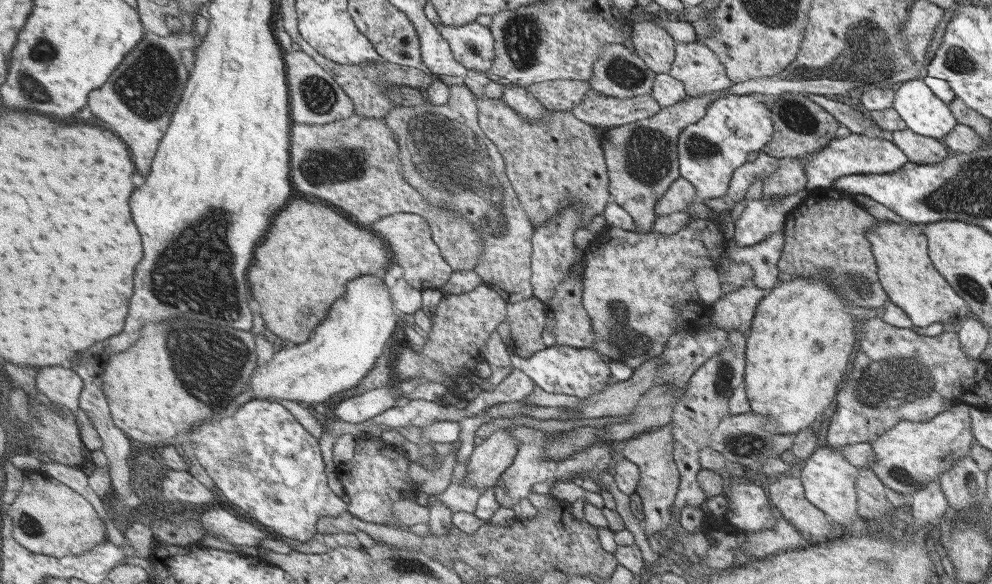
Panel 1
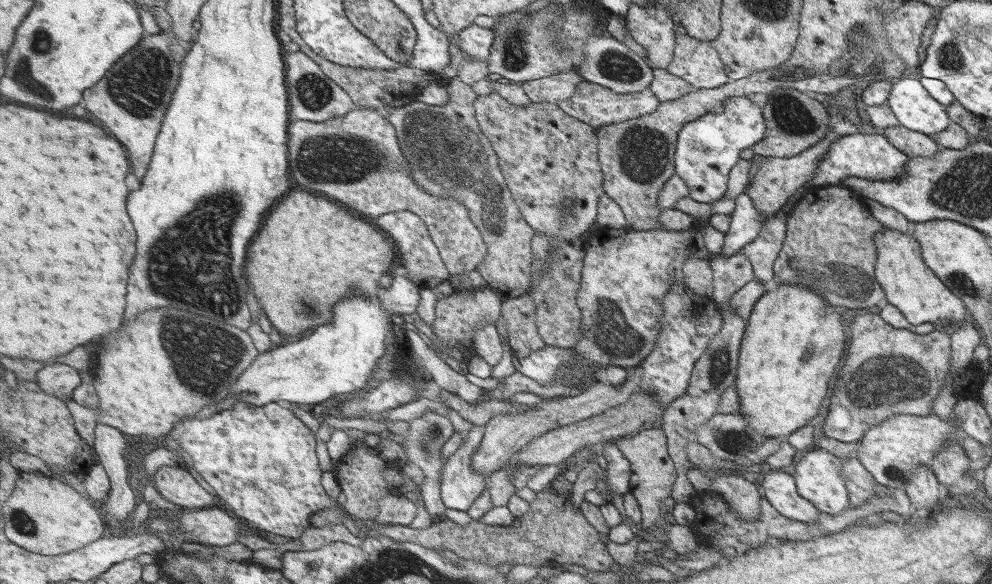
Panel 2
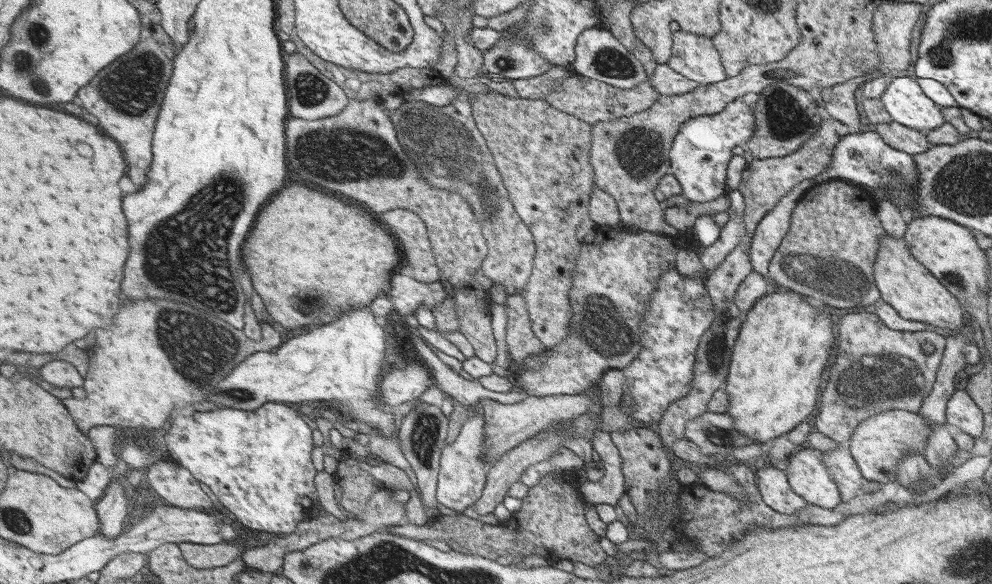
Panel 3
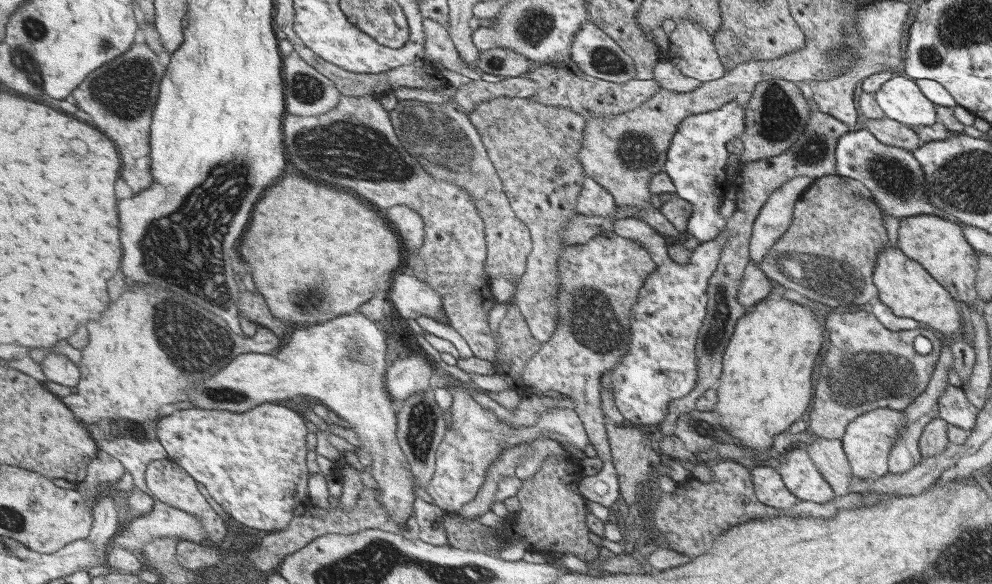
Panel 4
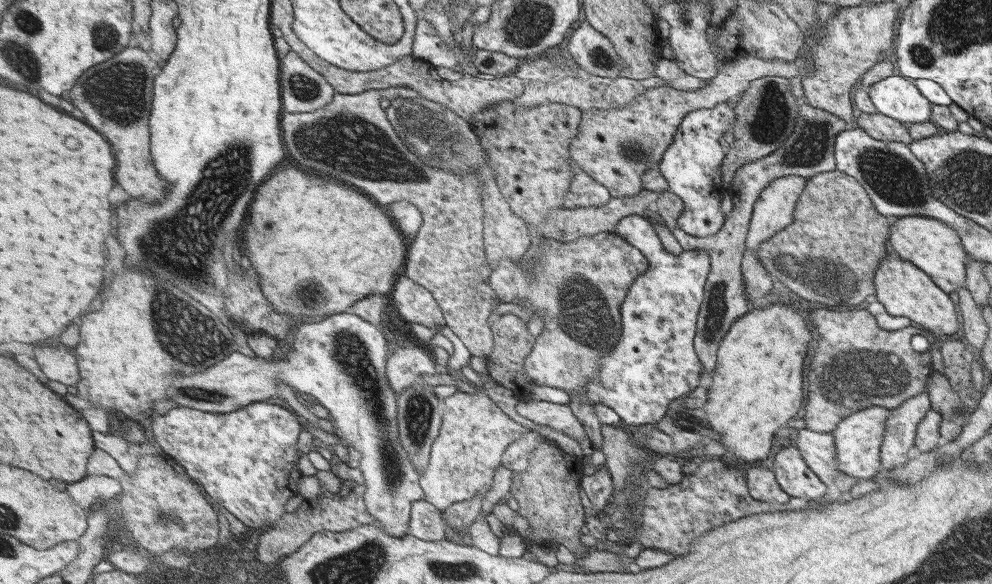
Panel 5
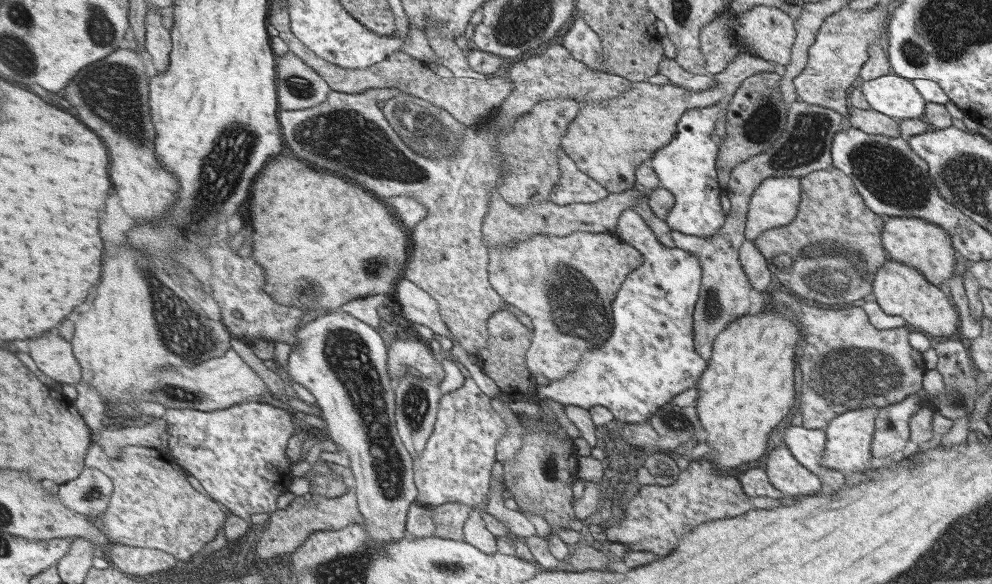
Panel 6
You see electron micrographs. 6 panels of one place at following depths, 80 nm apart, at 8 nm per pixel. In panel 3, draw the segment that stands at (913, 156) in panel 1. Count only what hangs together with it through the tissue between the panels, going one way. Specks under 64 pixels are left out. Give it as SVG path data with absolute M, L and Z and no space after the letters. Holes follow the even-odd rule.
M890 121L873 126L874 132L882 137L891 148L901 149L912 156L929 150L931 146L923 132L902 126L897 122Z

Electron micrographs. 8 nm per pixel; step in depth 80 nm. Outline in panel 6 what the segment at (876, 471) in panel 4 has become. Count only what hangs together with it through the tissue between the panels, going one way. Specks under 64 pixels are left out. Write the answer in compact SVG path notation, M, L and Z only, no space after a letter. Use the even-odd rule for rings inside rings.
M878 407L851 409L851 412L838 414L824 429L825 448L819 464L823 468L833 469L845 474L868 473L871 462L871 441L874 431L874 418Z

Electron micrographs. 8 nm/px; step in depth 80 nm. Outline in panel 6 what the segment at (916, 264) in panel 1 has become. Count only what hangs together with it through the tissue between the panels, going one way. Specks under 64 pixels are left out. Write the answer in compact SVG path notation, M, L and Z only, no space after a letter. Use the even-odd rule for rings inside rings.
M890 258L876 270L874 280L873 300L889 316L900 316L906 326L917 332L928 333L936 337L949 337L958 331L957 314L949 302L949 298L939 292L936 286L910 265L902 265Z

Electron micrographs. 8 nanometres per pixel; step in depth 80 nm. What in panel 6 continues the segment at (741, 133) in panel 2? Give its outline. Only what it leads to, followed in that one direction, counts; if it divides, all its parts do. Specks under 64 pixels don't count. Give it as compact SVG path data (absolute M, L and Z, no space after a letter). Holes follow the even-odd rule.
M716 105L686 110L677 122L673 138L663 148L655 151L654 155L647 162L658 176L660 186L668 190L675 199L675 204L666 216L665 222L667 226L677 232L682 232L684 235L712 237L726 218L719 205L719 192L721 188L717 186L718 180L715 180L715 154L717 154L717 146L709 138L713 130L715 130L715 120L725 118L725 113L725 109L721 109Z

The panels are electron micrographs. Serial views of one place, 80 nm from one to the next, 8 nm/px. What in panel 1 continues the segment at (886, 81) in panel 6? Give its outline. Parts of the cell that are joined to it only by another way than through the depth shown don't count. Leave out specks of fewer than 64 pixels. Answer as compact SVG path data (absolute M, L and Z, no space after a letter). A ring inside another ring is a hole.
M921 78L895 86L891 108L909 131L921 136L941 140L957 124L949 104L935 96Z

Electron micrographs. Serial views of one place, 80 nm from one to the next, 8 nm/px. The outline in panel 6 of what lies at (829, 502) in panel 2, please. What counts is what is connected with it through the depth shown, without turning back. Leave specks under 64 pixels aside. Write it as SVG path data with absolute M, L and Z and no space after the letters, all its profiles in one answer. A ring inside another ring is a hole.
M775 447L767 453L764 472L769 482L786 498L819 493L819 480L791 456L787 447Z

